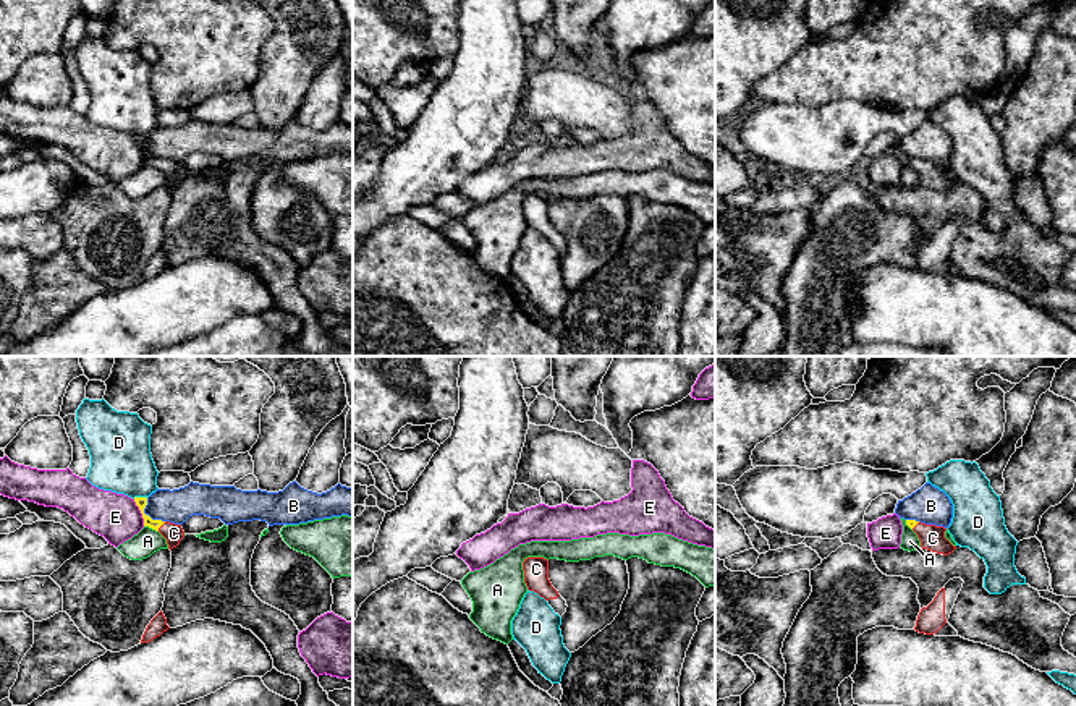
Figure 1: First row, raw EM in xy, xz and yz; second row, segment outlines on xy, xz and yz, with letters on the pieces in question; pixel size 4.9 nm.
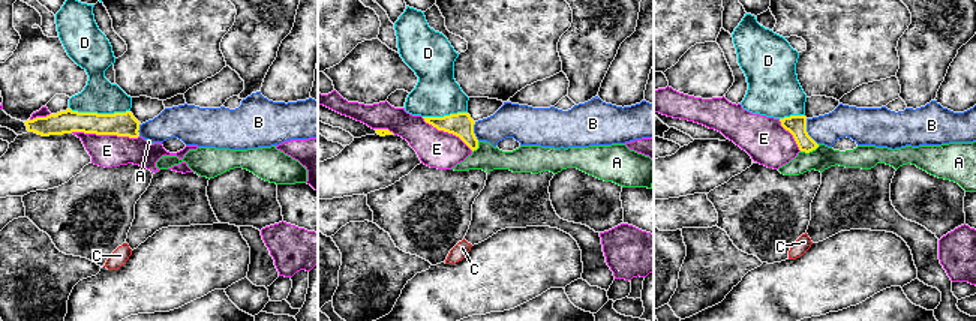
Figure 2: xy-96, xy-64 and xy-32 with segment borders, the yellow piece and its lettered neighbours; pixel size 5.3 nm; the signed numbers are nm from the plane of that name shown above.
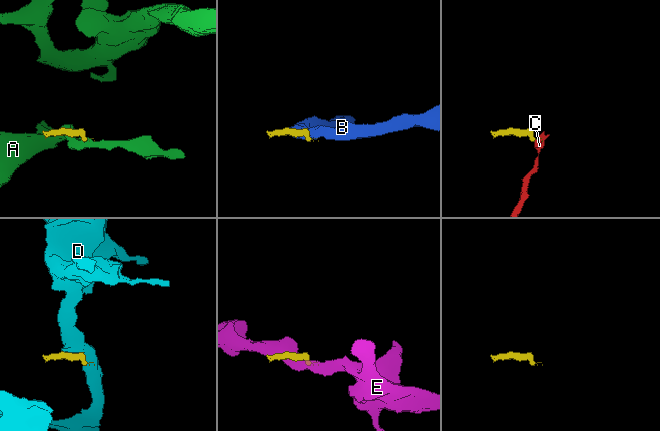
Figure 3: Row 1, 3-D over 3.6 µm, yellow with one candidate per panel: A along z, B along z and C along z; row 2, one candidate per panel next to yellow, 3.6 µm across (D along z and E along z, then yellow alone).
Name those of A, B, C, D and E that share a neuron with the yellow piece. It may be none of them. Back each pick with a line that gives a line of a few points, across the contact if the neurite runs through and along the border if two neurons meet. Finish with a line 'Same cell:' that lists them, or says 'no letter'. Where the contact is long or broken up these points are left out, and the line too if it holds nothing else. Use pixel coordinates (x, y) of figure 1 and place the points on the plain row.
C: line xy (141, 140), (141, 149), (160, 162), (173, 170)
Same cell: C

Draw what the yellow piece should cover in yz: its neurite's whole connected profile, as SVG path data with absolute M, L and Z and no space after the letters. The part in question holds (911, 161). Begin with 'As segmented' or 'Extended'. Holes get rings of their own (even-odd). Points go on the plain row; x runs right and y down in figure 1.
Extended. M906 157L906 162L917 172L922 186L943 193L956 186L956 183L945 175L947 165L943 164L926 162L916 157Z

